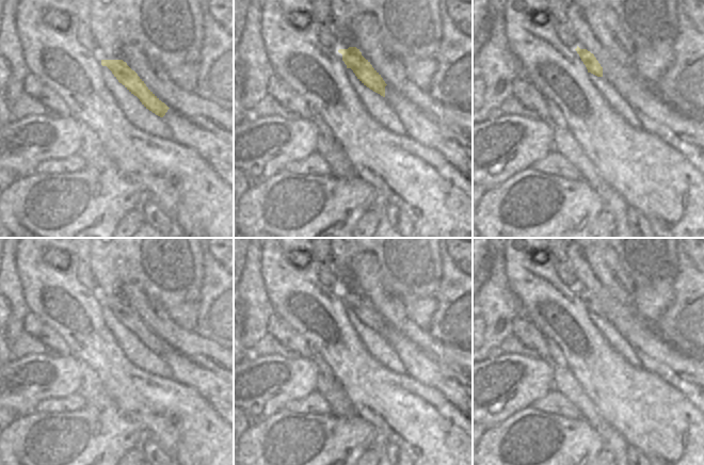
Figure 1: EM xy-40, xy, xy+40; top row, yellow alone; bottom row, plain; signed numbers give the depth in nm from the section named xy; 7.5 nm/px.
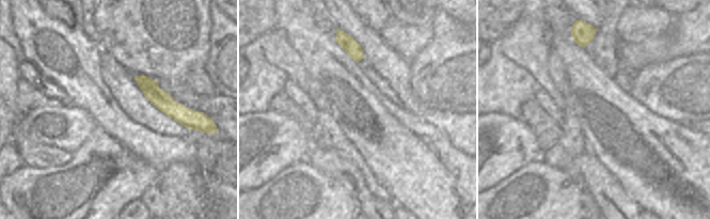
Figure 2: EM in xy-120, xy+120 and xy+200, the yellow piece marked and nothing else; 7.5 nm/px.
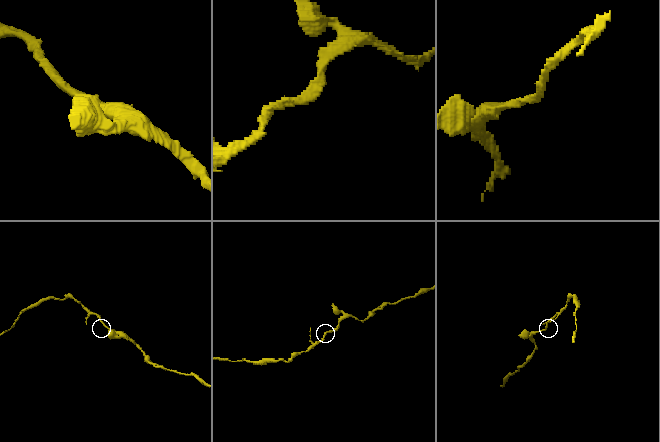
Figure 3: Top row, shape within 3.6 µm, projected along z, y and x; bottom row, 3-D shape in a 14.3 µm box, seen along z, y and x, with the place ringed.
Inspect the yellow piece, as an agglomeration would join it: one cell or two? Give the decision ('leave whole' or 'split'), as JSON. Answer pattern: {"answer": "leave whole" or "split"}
{"answer": "leave whole"}

